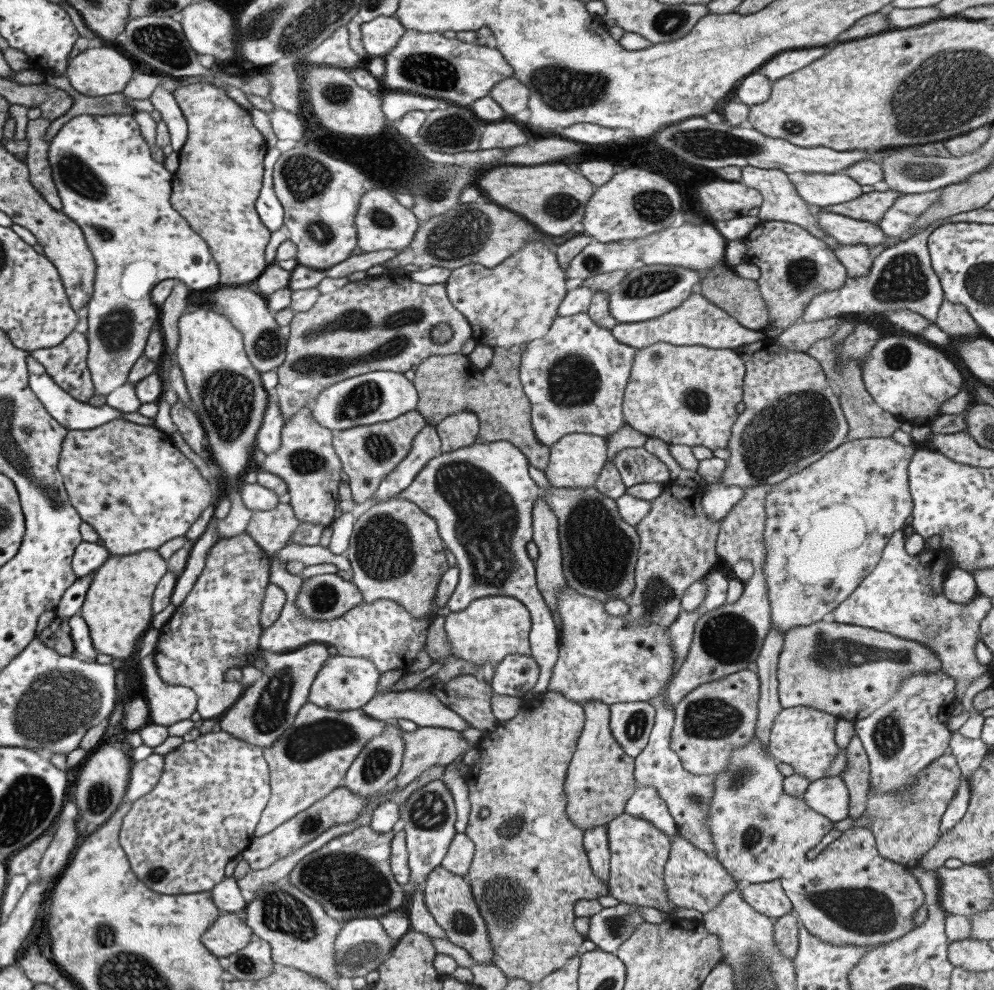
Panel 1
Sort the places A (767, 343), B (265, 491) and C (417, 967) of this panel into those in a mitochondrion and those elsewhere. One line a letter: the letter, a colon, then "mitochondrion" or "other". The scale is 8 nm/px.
A: other
B: other
C: other

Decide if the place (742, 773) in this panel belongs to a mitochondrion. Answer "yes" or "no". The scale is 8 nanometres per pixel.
yes

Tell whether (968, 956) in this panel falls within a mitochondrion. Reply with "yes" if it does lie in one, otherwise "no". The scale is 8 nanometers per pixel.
no

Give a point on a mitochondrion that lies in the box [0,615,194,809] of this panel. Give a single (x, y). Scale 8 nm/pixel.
(60, 703)

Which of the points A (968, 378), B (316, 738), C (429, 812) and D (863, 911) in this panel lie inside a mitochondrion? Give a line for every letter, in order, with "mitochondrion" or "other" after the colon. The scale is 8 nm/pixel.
A: other
B: mitochondrion
C: mitochondrion
D: mitochondrion

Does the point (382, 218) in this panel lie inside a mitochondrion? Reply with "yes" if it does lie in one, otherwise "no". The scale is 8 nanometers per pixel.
yes

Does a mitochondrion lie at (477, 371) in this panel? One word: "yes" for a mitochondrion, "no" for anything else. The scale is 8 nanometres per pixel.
no

